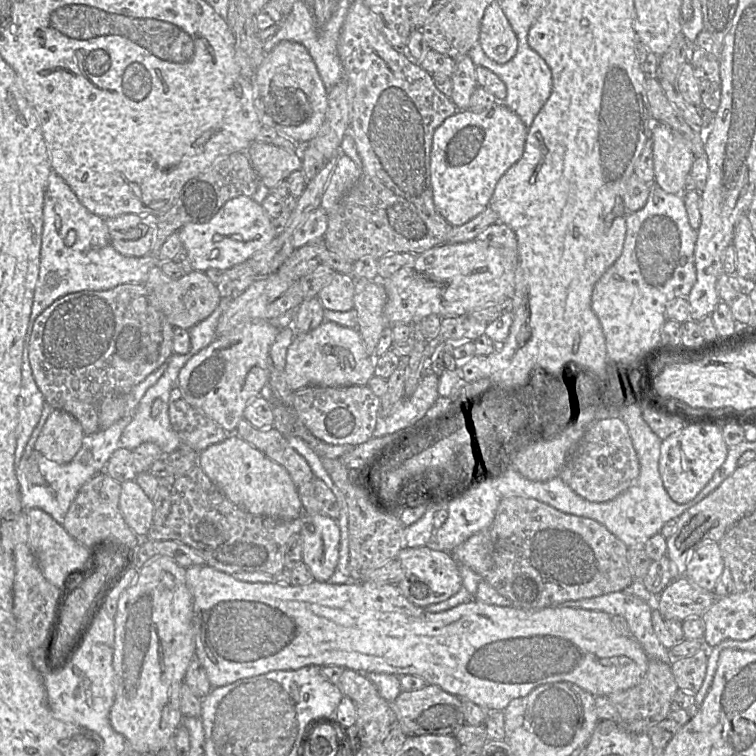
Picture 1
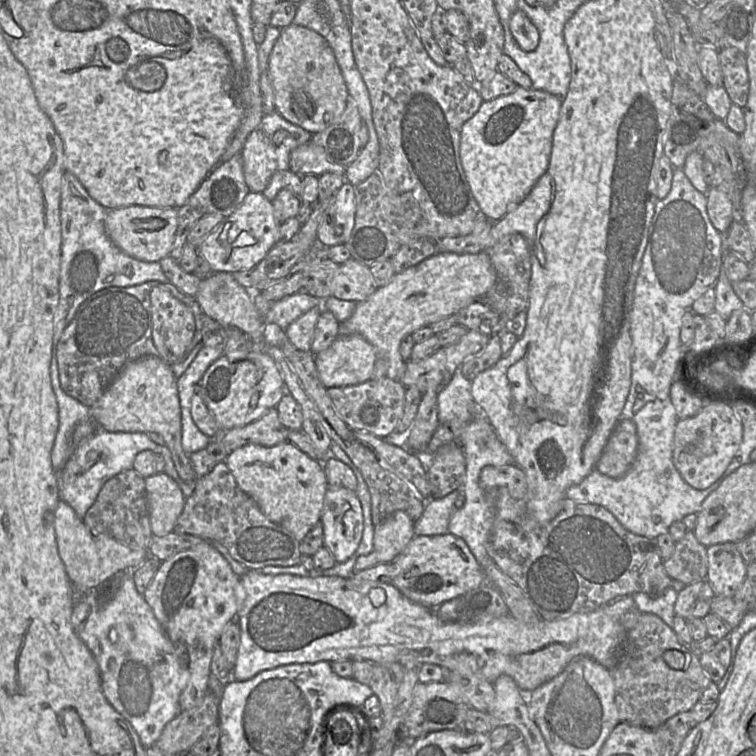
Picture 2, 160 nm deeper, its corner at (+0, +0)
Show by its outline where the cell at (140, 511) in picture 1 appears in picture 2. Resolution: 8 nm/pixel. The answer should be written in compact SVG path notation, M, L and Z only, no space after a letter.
M164 472L146 477L145 489L152 534L166 535L173 531L186 496L180 484Z

